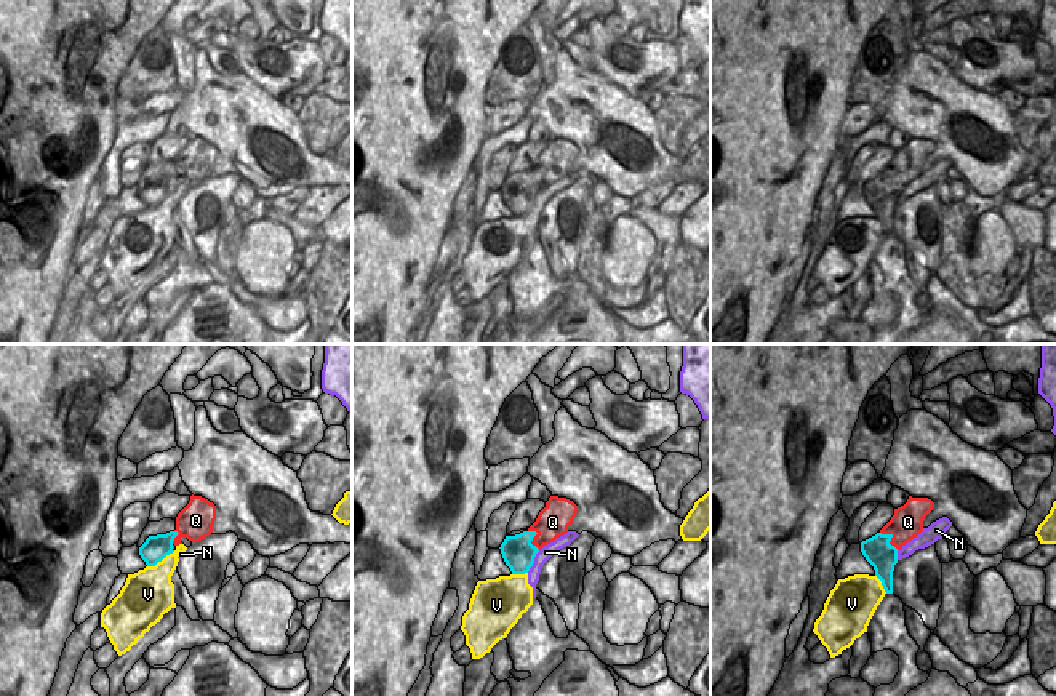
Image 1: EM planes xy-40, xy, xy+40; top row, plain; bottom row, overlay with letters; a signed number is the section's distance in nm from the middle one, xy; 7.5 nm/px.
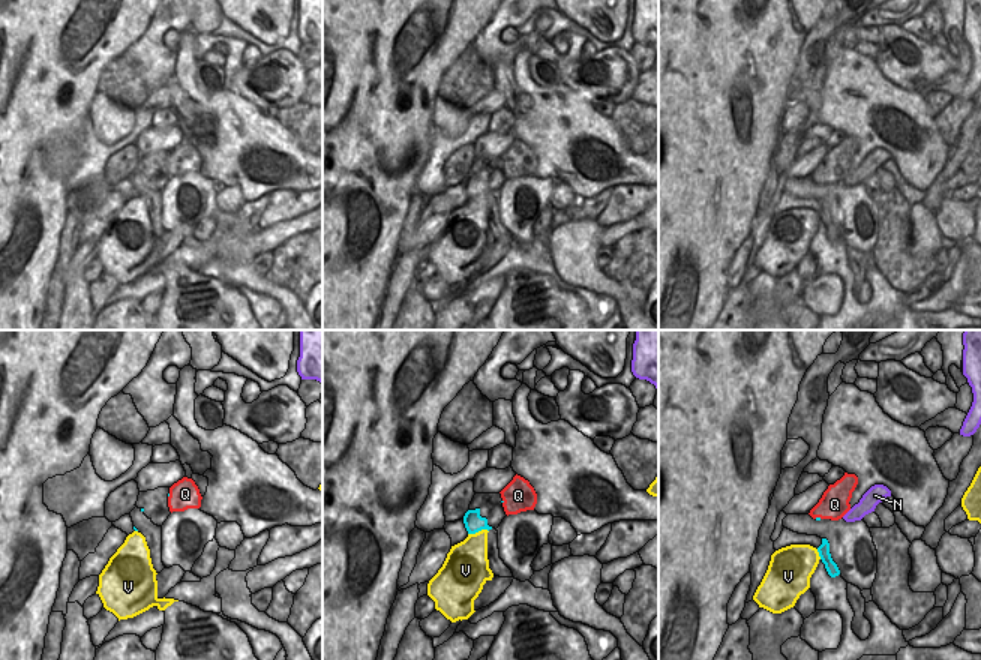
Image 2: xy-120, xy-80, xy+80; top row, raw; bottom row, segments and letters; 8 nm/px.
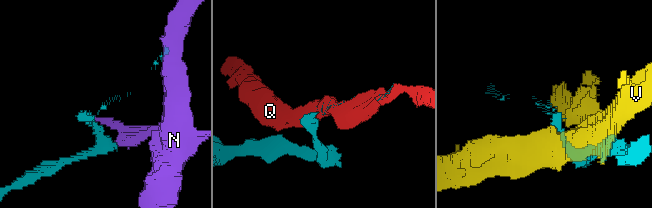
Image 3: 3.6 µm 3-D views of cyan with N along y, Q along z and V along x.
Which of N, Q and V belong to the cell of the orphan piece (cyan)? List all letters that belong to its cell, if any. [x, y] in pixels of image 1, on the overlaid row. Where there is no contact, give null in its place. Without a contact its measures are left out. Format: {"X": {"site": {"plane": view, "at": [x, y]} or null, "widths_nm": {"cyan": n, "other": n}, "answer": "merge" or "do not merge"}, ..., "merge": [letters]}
{"N": {"site": {"plane": "xy", "at": [533, 562]}, "widths_nm": {"cyan": 240, "other": 100}, "answer": "do not merge"}, "Q": {"site": {"plane": "xy+40", "at": [892, 536]}, "widths_nm": {"cyan": 220, "other": 240}, "answer": "do not merge"}, "V": {"site": {"plane": "xy-40", "at": [160, 560]}, "widths_nm": {"cyan": 190, "other": 340}, "answer": "do not merge"}, "merge": []}

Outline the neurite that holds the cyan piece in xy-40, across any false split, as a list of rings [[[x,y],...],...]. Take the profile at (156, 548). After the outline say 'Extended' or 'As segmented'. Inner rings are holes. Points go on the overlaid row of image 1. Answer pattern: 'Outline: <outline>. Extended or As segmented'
Outline: [[[173,518],[149,522],[138,541],[139,555],[146,565],[155,566],[166,555],[173,554],[176,550],[173,541],[178,534],[176,520]]]. Extended.

